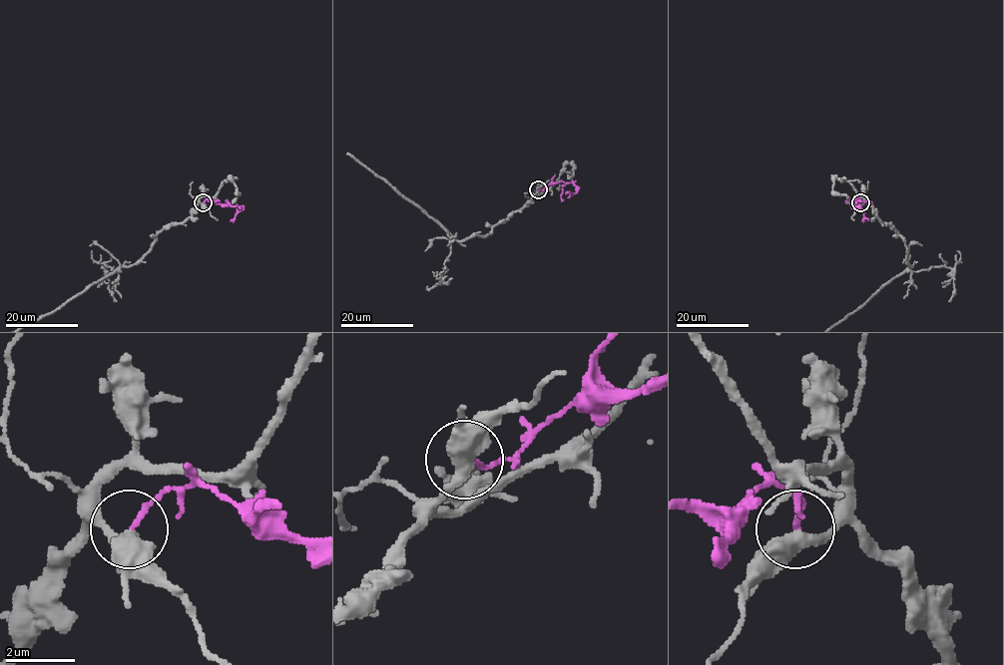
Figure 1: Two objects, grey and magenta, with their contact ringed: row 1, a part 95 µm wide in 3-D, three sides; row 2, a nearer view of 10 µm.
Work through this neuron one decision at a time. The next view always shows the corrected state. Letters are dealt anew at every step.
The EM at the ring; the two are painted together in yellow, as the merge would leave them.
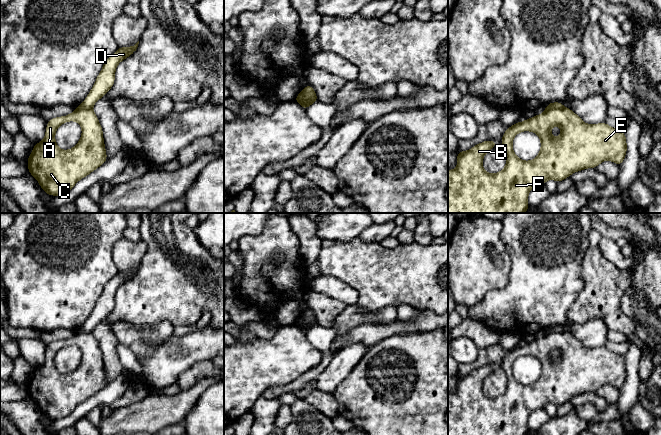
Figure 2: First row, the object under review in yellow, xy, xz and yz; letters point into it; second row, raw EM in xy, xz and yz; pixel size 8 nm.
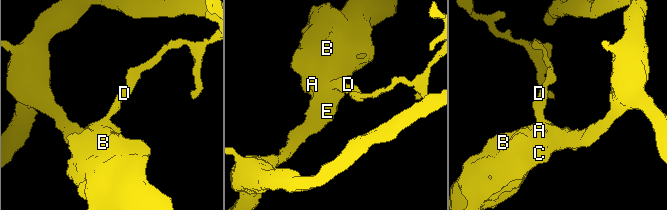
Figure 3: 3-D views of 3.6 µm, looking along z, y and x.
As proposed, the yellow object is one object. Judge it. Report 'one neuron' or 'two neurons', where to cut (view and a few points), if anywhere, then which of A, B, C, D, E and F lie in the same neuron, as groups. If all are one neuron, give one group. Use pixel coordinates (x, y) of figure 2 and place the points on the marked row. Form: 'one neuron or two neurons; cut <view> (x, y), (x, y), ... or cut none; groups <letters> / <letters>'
two neurons; cut yz (562, 105), (550, 107), (546, 110); groups A B C E F / D

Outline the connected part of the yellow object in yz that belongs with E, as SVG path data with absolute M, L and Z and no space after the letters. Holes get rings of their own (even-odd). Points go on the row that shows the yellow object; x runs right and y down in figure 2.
M564 106L550 108L510 126L501 139L507 152L506 166L502 171L490 174L483 169L482 162L484 155L496 143L496 140L487 140L474 145L469 151L458 151L457 168L448 170L448 213L525 213L529 208L528 194L533 187L544 185L549 179L561 182L586 168L596 169L605 160L620 166L627 152L625 132L610 127L606 122L586 124L574 111ZM553 126L562 129L557 138L550 133ZM522 131L536 133L541 141L540 152L531 161L518 158L512 147L515 135Z

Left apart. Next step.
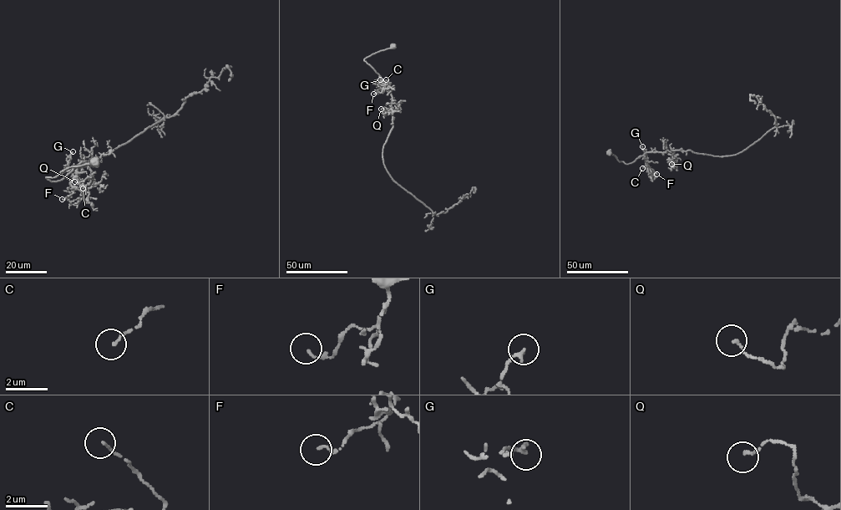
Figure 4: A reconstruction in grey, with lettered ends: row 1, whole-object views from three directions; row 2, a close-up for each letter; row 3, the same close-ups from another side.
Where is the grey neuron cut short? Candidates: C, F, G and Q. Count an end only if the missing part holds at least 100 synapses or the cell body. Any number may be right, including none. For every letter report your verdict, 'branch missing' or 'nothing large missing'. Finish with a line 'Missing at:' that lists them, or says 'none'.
C: nothing large missing
F: nothing large missing
G: nothing large missing
Q: nothing large missing
Missing at: none

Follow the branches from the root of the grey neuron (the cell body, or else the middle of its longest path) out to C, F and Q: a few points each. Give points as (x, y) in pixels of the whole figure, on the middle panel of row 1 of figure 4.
C: (392, 46), (364, 59), (378, 74), (383, 84), (389, 84), (386, 79)
F: (392, 46), (364, 59), (382, 80), (378, 85), (380, 89), (373, 94)
Q: (392, 46), (364, 59), (379, 75), (392, 97), (389, 108), (392, 110), (386, 112), (381, 109)

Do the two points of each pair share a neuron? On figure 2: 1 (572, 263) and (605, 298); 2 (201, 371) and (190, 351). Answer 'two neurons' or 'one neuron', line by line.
1: two neurons
2: two neurons

